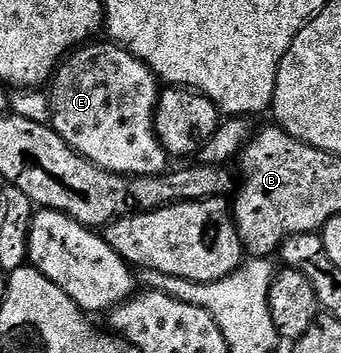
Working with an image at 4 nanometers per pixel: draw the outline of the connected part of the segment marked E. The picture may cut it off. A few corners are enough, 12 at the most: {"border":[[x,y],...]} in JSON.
{"border":[[122,45],[55,70],[49,121],[87,161],[168,172],[161,82]]}

